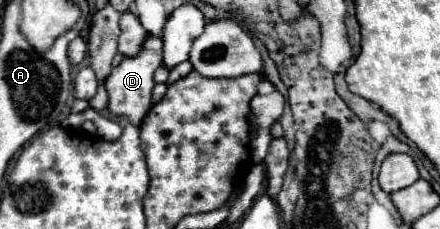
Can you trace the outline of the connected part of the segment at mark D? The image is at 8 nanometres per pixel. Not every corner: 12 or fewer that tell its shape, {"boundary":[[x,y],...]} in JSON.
{"boundary":[[147,35],[105,81],[109,111],[141,127],[151,109],[161,37]]}

